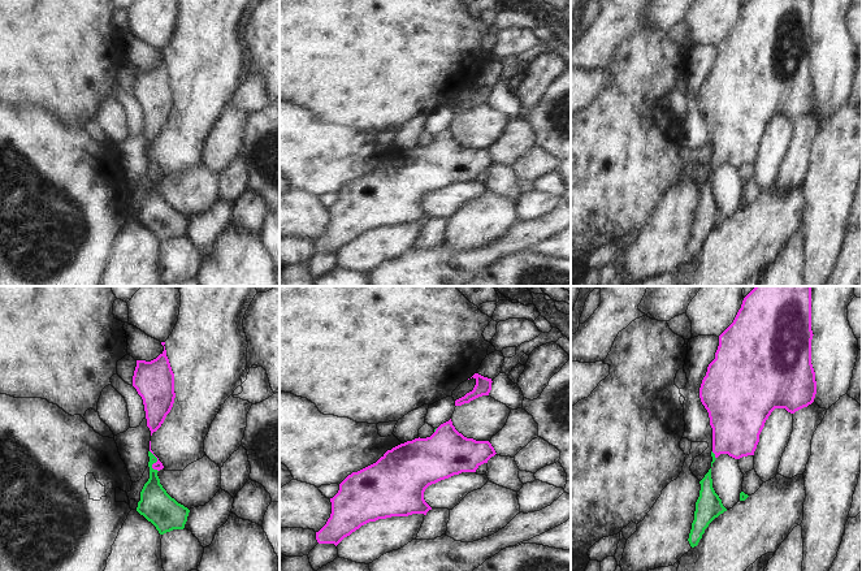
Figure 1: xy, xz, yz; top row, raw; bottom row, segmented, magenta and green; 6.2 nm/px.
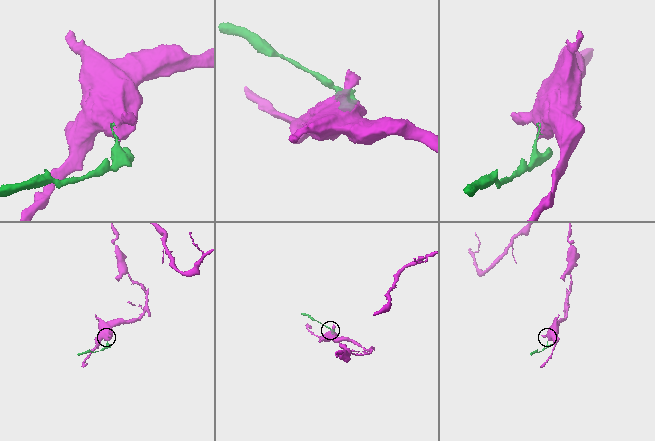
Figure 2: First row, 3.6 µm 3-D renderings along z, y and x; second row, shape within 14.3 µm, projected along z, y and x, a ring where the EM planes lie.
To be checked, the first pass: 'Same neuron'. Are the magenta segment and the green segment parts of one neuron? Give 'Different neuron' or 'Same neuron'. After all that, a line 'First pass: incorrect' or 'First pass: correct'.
Same neuron.
First pass: correct

